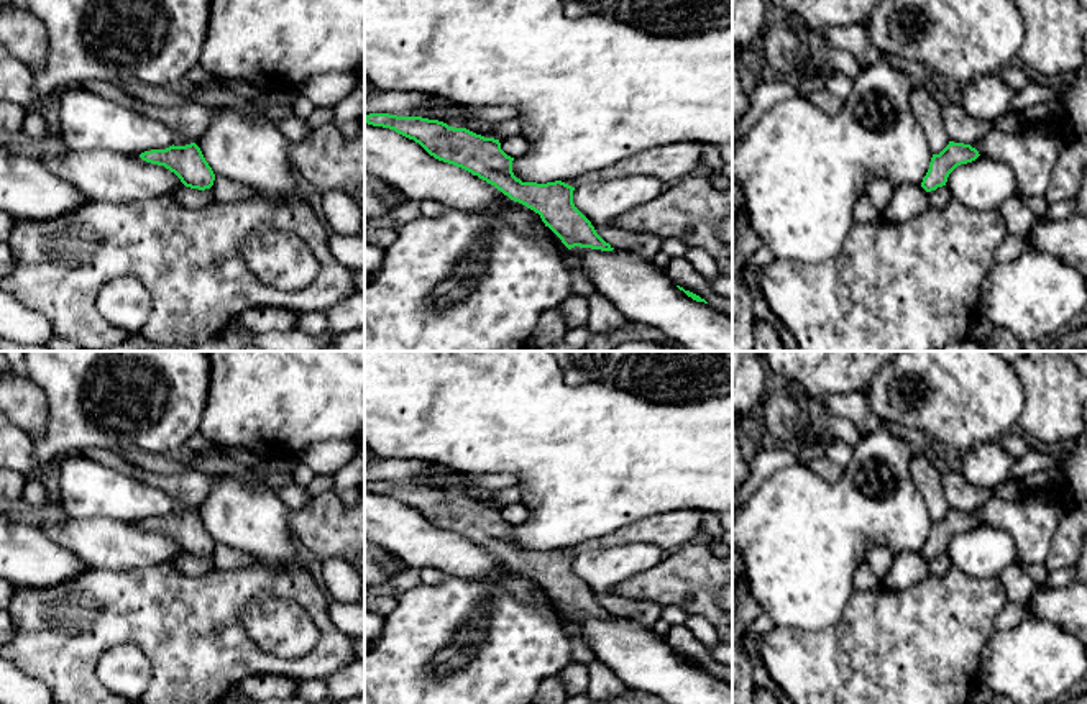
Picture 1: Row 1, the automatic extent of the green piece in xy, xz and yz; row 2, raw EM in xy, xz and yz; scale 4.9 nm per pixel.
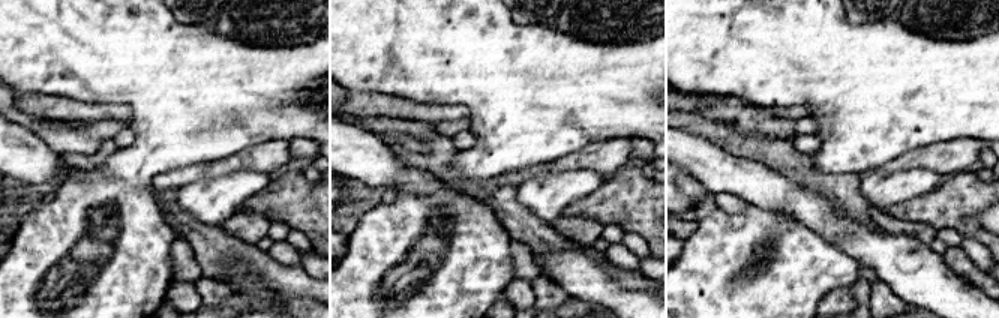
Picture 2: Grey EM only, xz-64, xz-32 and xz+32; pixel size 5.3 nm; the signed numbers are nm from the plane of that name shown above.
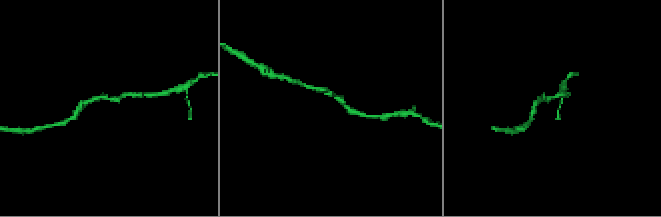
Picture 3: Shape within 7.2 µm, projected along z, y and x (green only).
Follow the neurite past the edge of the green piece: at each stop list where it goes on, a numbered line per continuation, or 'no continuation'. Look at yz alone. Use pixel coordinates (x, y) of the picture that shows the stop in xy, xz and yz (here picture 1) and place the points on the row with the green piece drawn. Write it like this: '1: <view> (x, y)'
no continuation

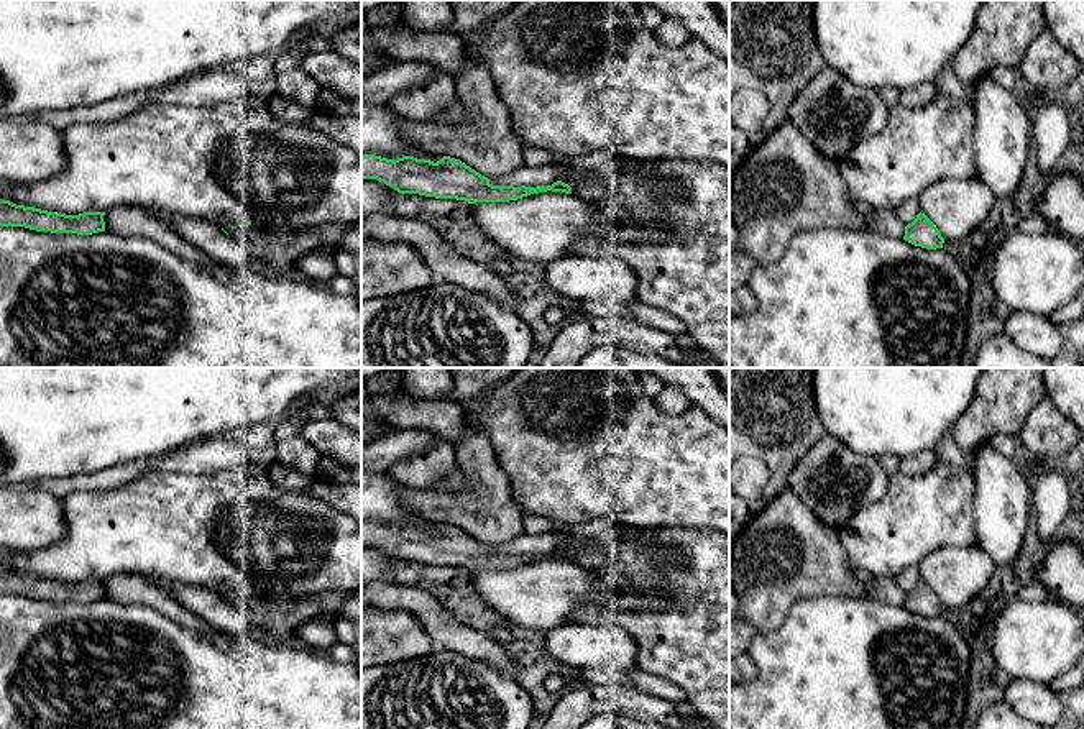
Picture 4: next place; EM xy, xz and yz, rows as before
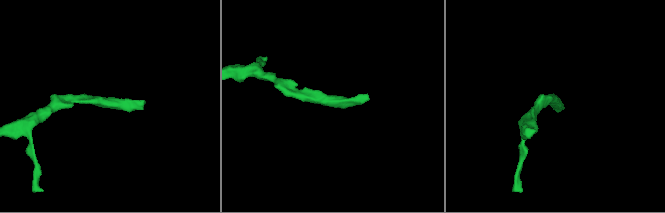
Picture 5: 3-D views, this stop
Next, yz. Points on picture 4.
1: yz (907, 212)

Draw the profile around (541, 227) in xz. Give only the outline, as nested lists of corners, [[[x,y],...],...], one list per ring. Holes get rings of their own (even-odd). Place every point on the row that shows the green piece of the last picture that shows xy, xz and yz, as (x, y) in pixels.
[[[547,190],[517,200],[476,202],[470,207],[475,223],[489,240],[521,259],[540,264],[570,256],[572,245],[585,233],[598,232],[622,243],[664,243],[670,236],[668,227],[647,225],[621,205],[598,209],[565,192]]]

